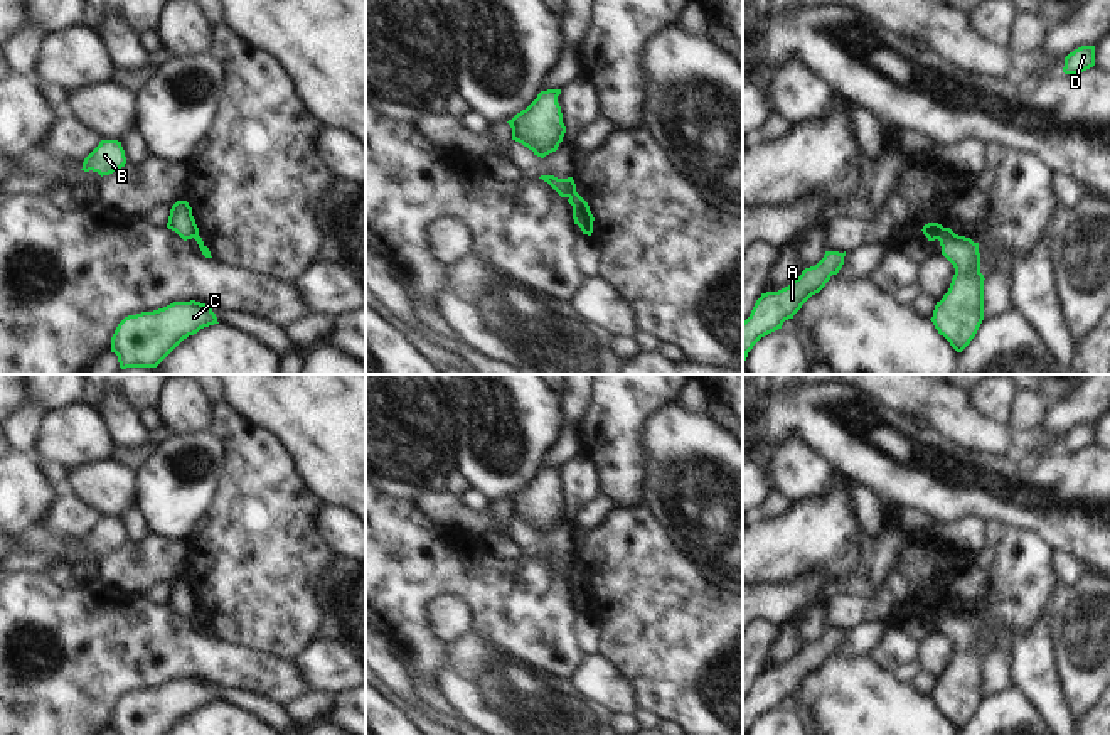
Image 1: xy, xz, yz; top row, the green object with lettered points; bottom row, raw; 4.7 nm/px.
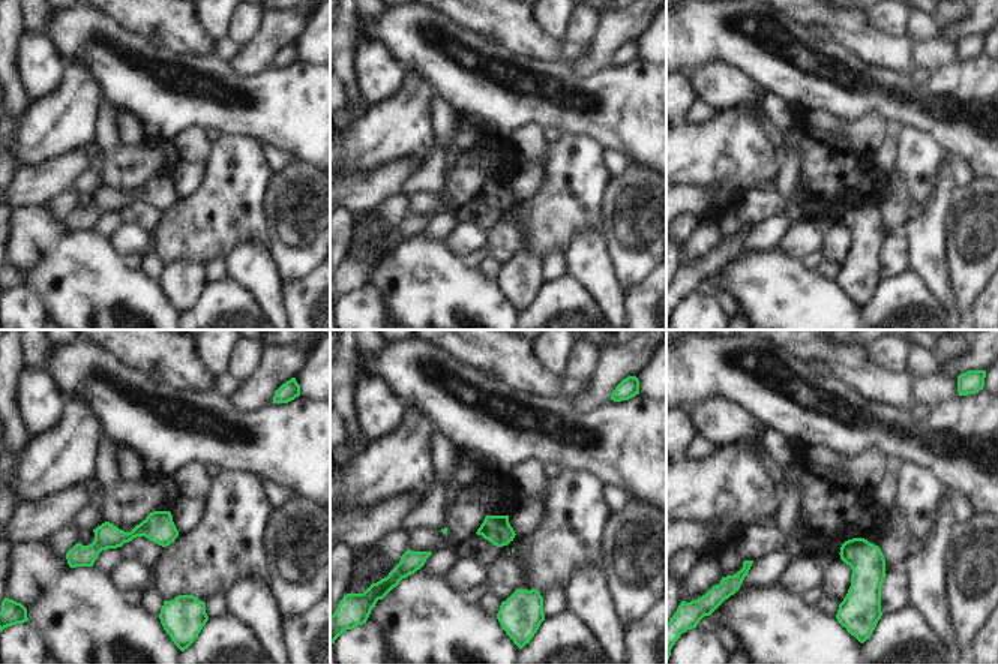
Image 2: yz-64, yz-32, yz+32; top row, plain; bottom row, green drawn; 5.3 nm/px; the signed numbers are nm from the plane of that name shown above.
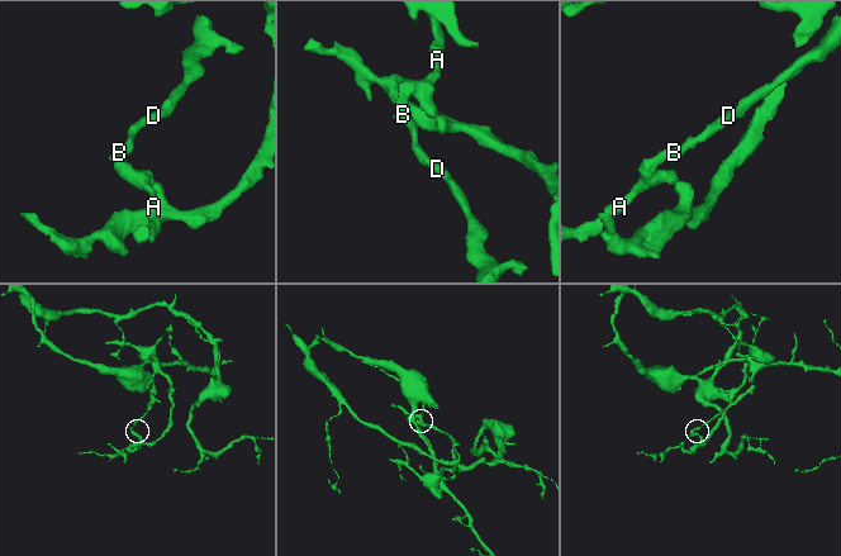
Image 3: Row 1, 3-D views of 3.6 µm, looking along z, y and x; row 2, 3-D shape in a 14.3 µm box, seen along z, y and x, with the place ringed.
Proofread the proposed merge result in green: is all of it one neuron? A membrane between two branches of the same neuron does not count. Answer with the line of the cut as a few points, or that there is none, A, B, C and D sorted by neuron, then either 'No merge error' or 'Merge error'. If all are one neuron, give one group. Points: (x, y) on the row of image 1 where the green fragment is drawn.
Split along yz (949, 228), (935, 238). Groups: A B D / C. Merge error.

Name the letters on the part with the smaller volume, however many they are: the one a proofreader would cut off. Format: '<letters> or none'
C

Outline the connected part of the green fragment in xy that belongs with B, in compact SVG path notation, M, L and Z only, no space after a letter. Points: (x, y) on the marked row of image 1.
M101 140L99 145L84 158L84 172L98 172L101 177L109 175L125 167L126 157L118 140Z

